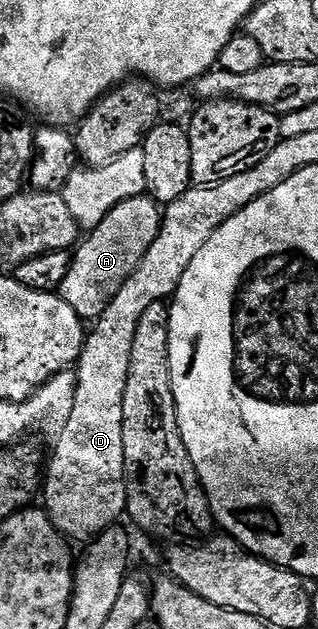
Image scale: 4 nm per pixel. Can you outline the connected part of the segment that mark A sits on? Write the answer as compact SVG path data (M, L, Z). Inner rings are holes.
M146 194L136 196L127 202L119 202L99 226L95 226L88 233L89 236L76 245L72 253L73 265L63 278L59 289L59 295L79 314L82 321L96 322L107 310L111 298L119 294L119 290L131 278L131 274L143 262L147 250L151 250L151 242L161 229L161 218L163 212L156 200ZM85 240L85 241L84 241Z

